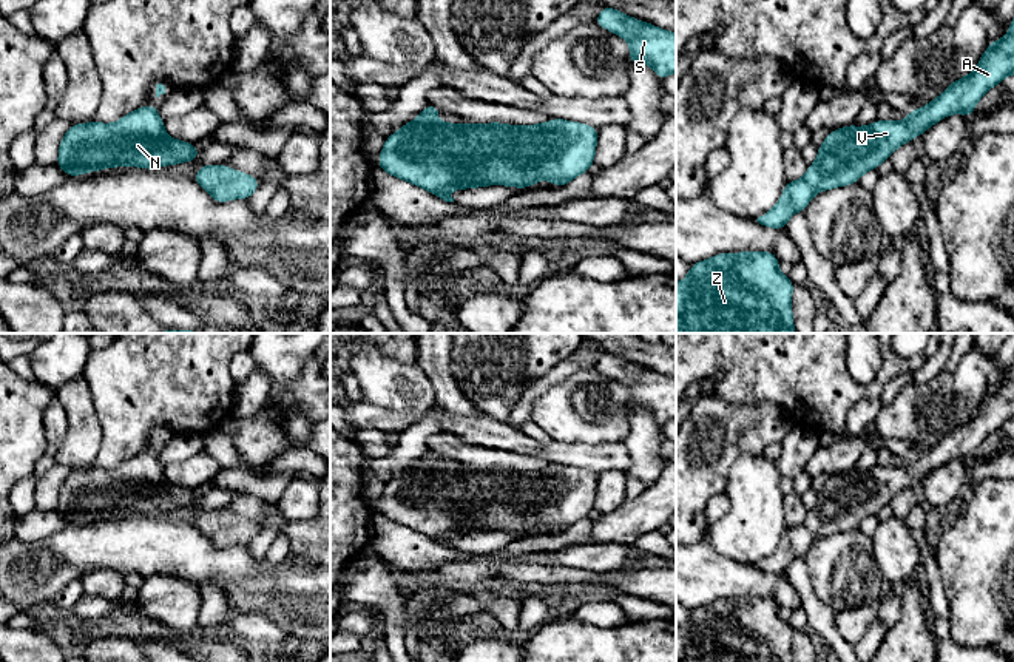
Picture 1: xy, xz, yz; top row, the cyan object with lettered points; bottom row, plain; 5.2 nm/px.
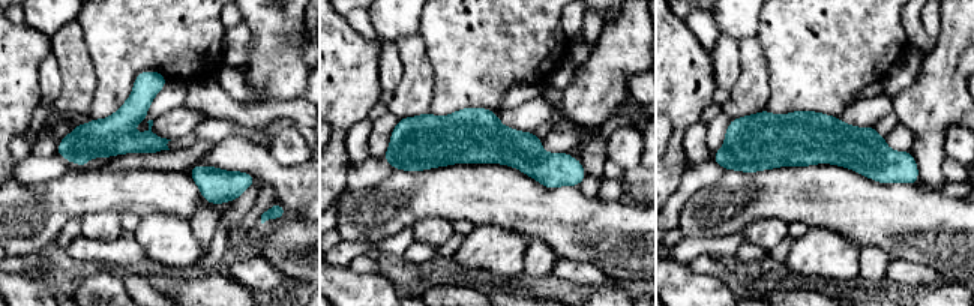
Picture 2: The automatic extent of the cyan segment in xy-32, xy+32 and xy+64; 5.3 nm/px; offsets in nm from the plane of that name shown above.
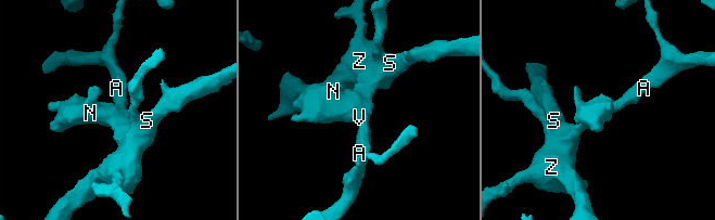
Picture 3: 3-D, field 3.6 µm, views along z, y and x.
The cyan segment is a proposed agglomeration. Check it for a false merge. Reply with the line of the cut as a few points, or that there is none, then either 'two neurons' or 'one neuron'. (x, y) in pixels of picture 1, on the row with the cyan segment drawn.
no cut | one neuron

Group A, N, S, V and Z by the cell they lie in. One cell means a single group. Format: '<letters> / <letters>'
A N S V Z

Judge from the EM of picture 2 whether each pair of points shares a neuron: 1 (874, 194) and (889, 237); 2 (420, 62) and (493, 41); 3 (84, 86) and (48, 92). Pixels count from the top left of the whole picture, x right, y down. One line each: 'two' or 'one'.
1: one
2: two
3: two

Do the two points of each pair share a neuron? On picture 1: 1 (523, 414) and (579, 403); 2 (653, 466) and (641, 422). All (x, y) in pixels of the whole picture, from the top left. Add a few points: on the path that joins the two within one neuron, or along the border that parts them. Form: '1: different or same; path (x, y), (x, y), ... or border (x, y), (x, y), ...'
1: different; border (554, 385), (536, 400), (528, 418)
2: same; path (645, 455), (644, 432)

